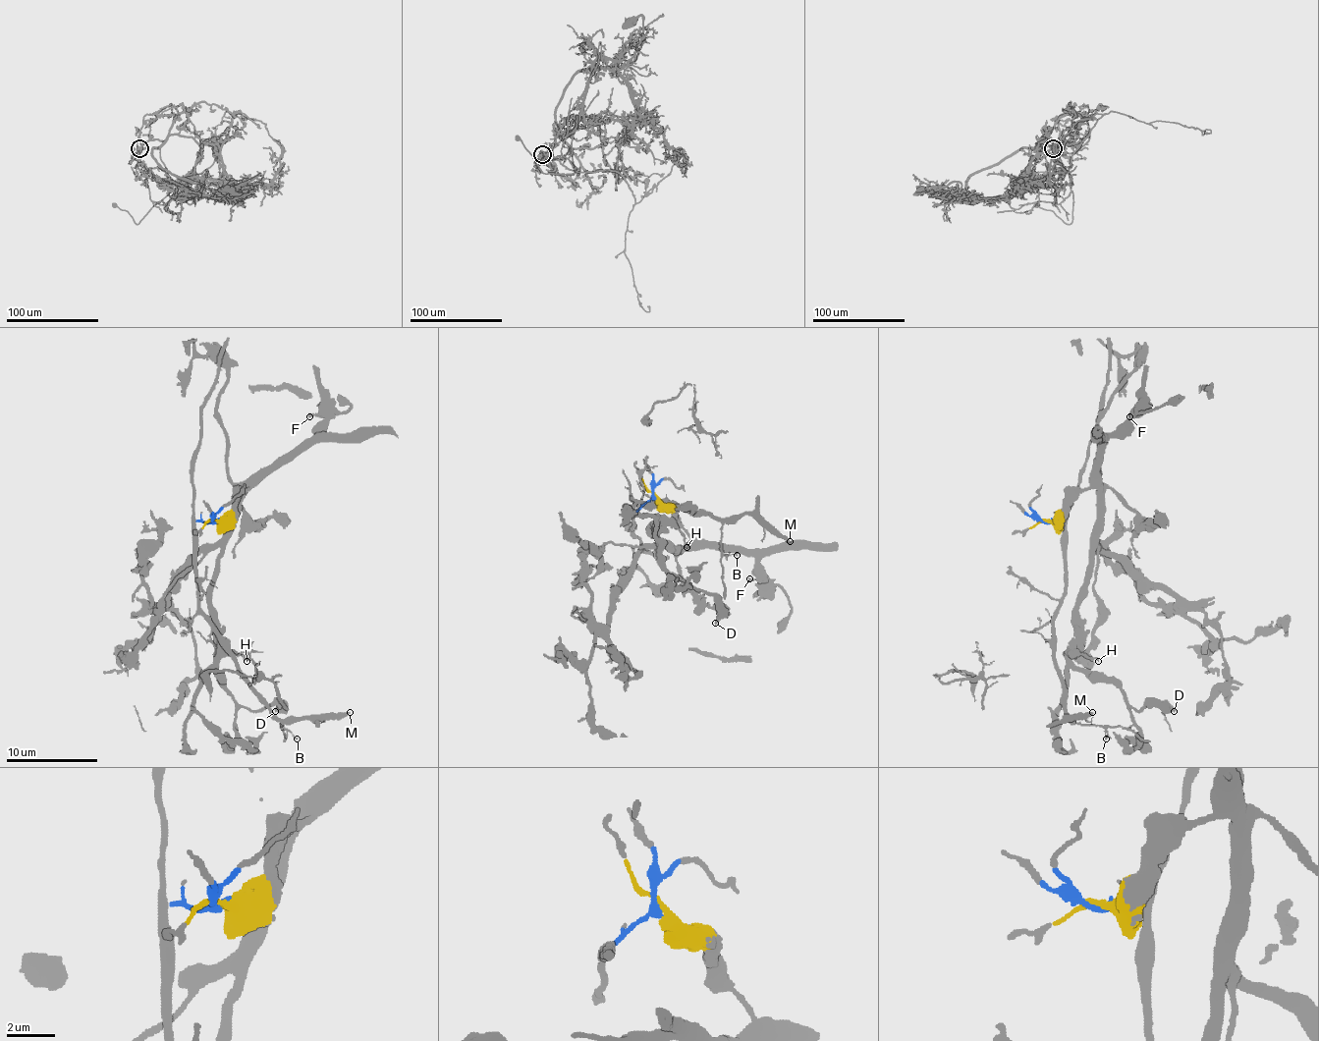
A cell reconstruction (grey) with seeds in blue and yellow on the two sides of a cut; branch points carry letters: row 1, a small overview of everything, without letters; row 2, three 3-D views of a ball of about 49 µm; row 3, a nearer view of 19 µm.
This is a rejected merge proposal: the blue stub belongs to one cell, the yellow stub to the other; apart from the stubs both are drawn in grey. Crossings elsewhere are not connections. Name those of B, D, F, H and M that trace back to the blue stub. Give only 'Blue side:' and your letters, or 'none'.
Blue side: B, M

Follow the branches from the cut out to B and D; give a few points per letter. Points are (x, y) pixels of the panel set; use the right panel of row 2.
B: (1046, 521), (1065, 526), (1065, 597), (1053, 621), (1062, 710), (1073, 721), (1103, 726), (1106, 739)
D: (1046, 521), (1094, 487), (1096, 535), (1071, 662), (1110, 680), (1133, 707), (1168, 705), (1175, 712)

